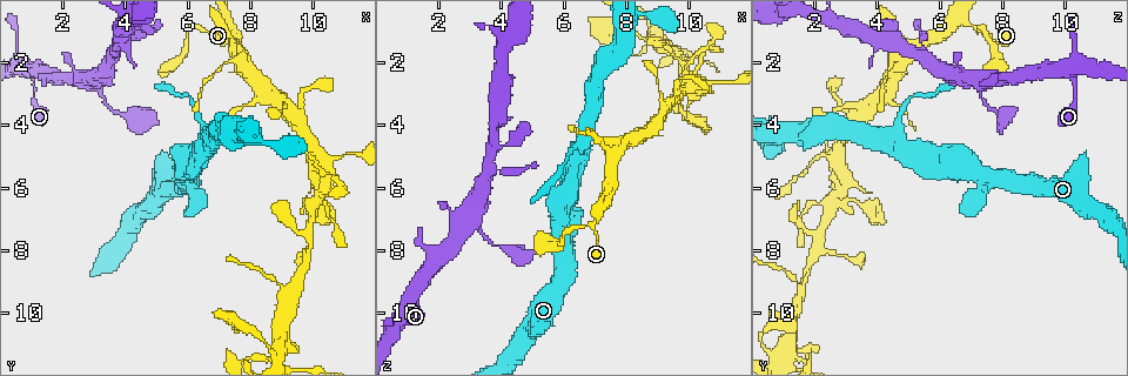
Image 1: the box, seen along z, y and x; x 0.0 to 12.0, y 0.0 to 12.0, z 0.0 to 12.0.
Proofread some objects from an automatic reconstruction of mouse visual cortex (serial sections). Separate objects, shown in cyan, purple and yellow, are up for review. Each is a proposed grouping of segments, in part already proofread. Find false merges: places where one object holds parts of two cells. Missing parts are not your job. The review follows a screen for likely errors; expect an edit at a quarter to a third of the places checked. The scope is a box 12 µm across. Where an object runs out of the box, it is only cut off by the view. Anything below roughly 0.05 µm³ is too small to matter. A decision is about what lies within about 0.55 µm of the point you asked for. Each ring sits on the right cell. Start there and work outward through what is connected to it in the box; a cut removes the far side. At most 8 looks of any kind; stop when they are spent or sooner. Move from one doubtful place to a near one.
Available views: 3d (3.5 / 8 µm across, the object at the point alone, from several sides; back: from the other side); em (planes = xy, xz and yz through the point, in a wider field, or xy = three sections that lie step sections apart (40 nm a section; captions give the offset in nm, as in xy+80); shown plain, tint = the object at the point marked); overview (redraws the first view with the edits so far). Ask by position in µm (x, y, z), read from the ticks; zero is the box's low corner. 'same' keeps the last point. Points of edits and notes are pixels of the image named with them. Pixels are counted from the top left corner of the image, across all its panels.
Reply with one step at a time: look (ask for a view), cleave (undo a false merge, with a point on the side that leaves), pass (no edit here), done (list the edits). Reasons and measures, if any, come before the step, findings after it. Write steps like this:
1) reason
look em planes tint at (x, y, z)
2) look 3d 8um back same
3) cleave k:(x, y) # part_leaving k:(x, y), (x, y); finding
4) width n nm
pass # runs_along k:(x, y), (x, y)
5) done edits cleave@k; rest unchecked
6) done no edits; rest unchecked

thick turns thin
look 3d 3.5um at (6.0, 3.0, 5.2)

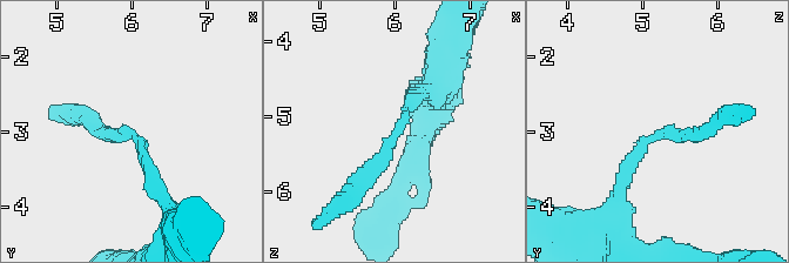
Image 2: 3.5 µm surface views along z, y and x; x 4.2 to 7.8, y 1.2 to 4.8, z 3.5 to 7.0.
arm_widths 200, 200 nm; need the tissue
look em xy step 3 tint at (6.00, 3.05, 5.25)

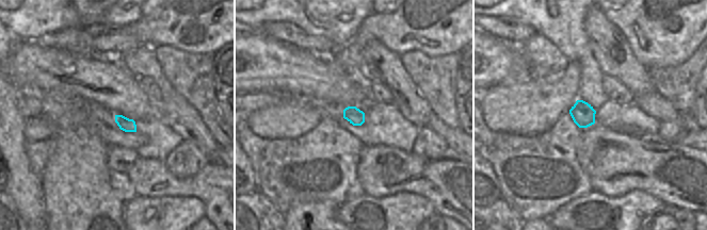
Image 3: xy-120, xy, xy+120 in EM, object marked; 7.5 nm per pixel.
width 120 nm
cleave 2:(384, 154) # part_leaving 2:(403, 121), (382, 162), (342, 204); two cells meet here

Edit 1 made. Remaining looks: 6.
look overview

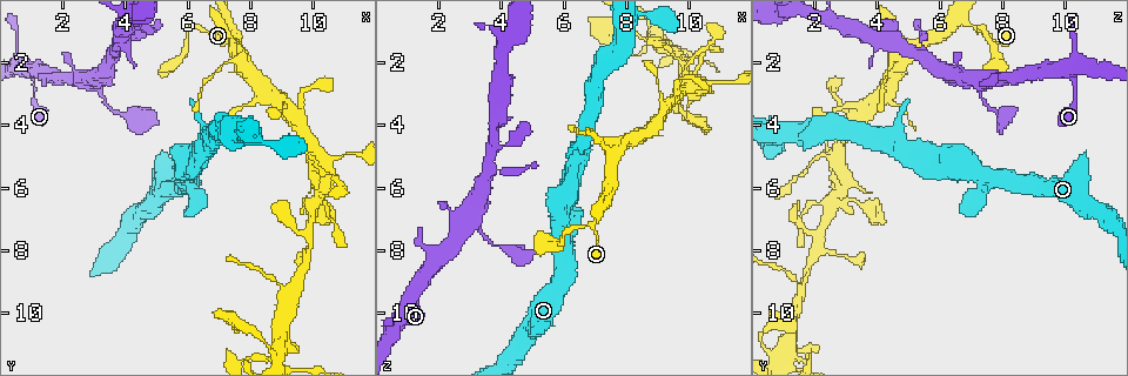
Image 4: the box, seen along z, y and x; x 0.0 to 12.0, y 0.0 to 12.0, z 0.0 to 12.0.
sudden change in width
look 3d 3.5um at (4.2, 3.6, 8.0)

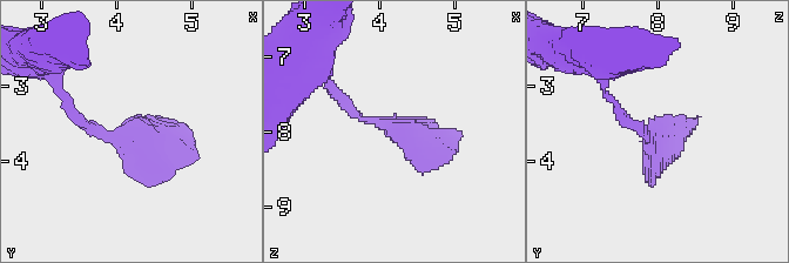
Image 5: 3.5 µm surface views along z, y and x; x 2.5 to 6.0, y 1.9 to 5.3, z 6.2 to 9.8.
look em xy step 2 plain at (4.25, 3.60, 8.00)

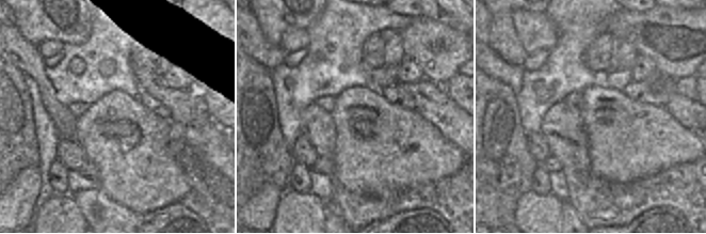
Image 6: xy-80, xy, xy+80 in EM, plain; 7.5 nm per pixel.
where the object lies
look em xy step 2 tint same

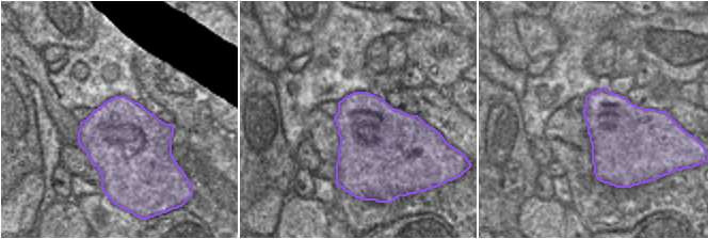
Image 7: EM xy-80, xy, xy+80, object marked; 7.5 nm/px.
pass # runs_along 5:(336, 94), (358, 117), (419, 141), (463, 135); all the same cell

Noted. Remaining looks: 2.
thin arm on a thick one
look 3d 3.5um at (9.9, 5.0, 2.6)

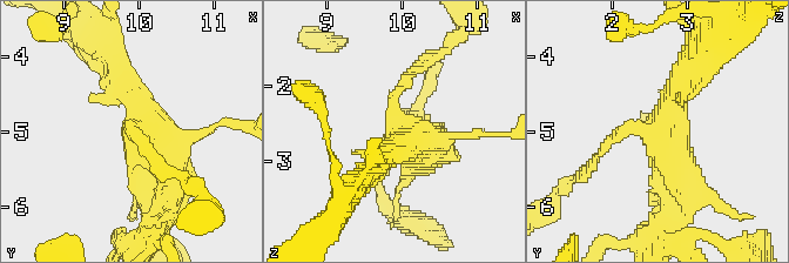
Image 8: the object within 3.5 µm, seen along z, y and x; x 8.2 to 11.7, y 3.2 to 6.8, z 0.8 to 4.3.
shape alone is not enough
look em xy step 1 tint at (10.00, 5.10, 2.55)

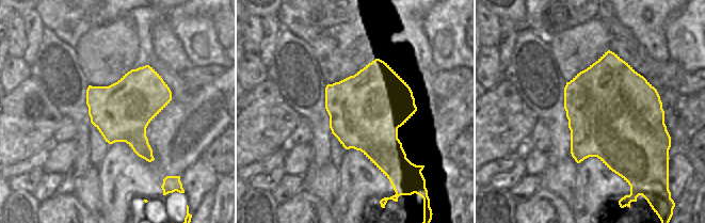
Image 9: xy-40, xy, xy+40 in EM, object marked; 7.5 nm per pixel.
pass # runs_along 8:(121, 82), (172, 172), (161, 218); continuous, no second cell

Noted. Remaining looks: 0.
done edits cleave@2; rest unchecked

